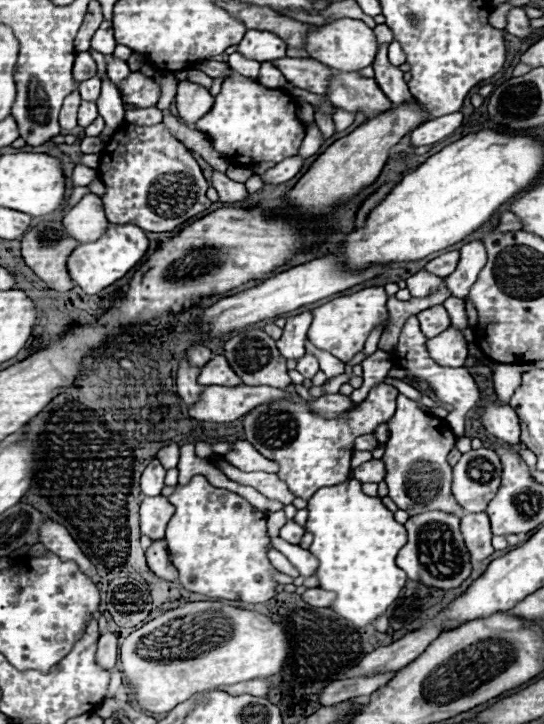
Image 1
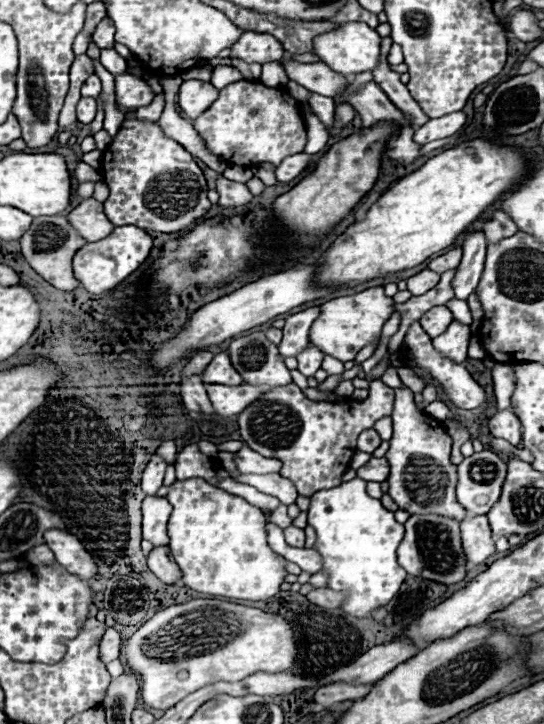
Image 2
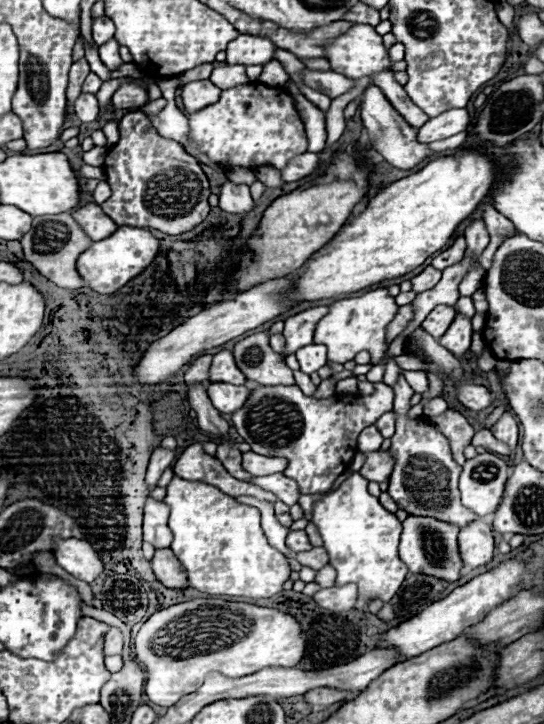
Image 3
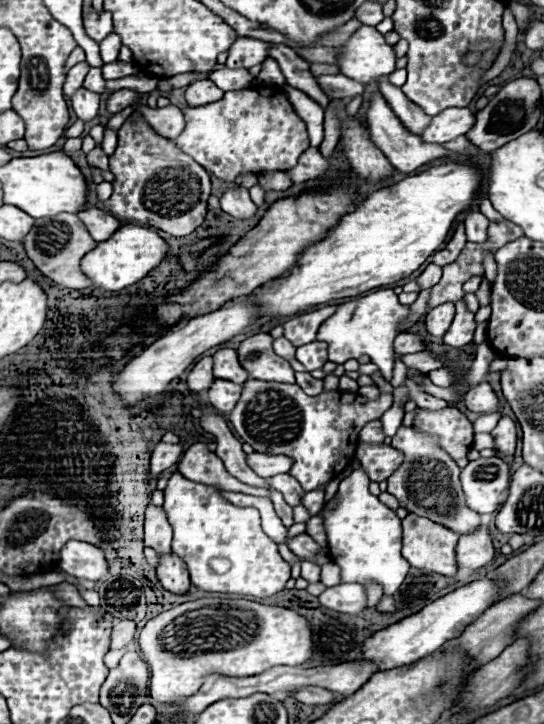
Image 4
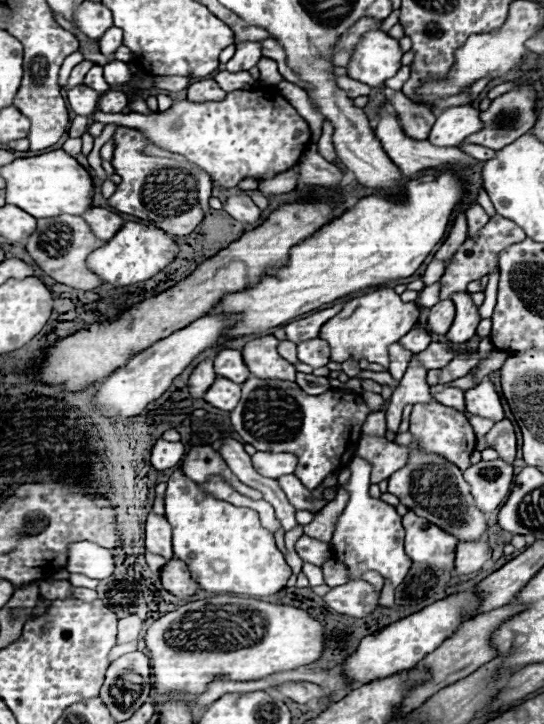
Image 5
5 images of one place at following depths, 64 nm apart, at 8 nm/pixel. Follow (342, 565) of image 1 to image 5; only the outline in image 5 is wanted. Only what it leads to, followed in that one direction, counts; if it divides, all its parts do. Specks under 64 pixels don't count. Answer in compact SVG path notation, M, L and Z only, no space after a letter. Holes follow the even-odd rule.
M352 458L350 462L352 476L350 480L342 486L348 490L350 498L344 508L344 512L338 516L334 524L334 534L332 534L332 548L334 548L334 558L342 562L348 568L348 580L358 580L366 572L378 572L382 578L390 580L390 584L396 588L408 574L412 562L404 554L404 528L402 528L402 518L396 514L394 506L388 506L368 494L370 486L370 464L364 462L362 458Z

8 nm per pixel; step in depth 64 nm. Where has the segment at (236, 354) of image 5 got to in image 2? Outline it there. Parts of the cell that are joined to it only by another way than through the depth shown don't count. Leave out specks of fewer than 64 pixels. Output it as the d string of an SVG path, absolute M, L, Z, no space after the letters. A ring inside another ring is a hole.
M220 352L214 356L214 360L208 364L206 372L202 374L204 384L224 384L224 386L238 386L242 384L242 376L232 368L230 358L226 352Z

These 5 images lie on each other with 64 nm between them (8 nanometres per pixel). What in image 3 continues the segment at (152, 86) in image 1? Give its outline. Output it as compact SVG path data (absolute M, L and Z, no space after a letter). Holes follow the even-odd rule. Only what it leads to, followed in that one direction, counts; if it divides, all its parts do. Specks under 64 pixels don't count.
M122 82L112 96L112 108L136 110L148 102L148 92L136 82Z

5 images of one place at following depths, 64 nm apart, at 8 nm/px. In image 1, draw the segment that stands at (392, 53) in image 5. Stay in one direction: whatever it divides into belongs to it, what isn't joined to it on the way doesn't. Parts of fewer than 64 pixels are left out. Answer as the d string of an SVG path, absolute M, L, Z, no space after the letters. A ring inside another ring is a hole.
M340 18L340 20L328 22L324 26L318 26L312 32L306 32L306 52L310 54L310 58L326 64L328 68L336 68L342 72L358 72L358 70L370 66L374 62L376 50L378 50L378 46L376 46L372 28L368 28L360 20Z

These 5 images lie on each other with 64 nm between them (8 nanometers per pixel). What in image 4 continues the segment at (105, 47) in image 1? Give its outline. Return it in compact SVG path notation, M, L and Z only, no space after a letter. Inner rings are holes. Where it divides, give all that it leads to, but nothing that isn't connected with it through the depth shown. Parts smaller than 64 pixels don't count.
M90 10L90 14L84 18L84 28L86 28L86 34L100 42L104 40L110 32L114 32L112 28L112 16L108 12L96 12L96 10Z

